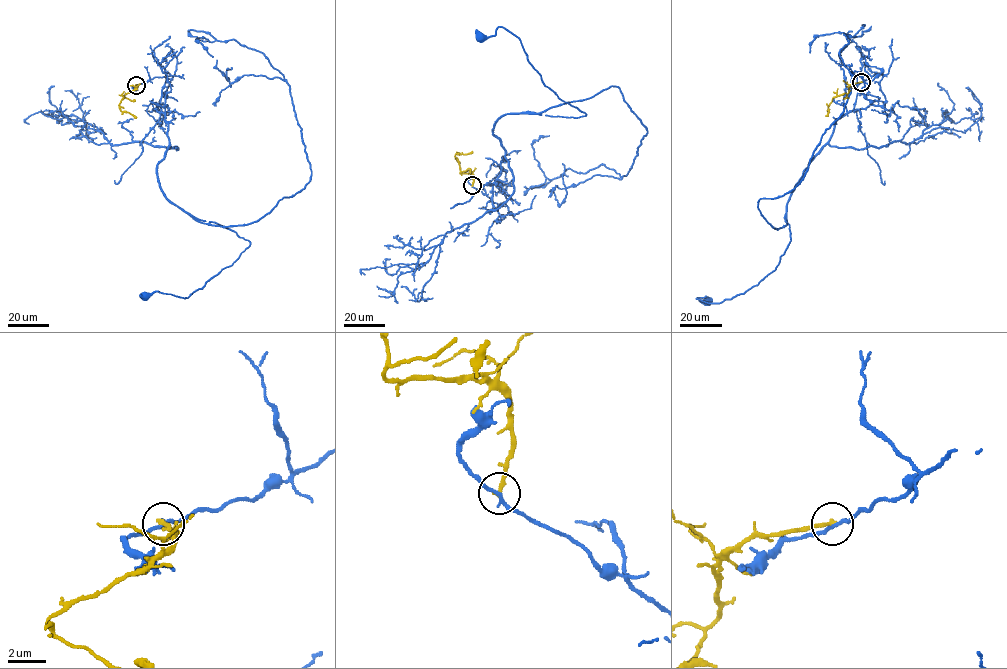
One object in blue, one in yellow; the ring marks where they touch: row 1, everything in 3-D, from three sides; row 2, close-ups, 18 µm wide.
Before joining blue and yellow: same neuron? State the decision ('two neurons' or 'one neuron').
two neurons

